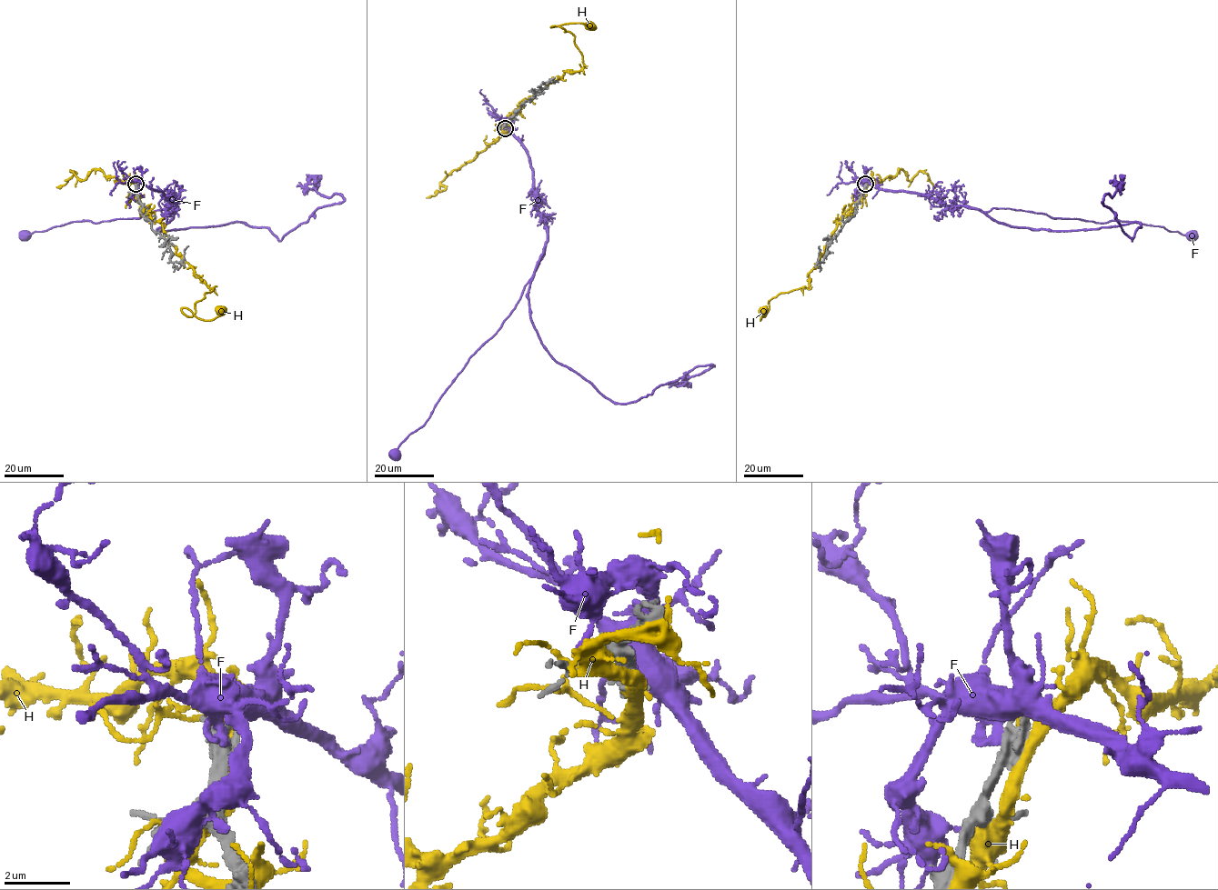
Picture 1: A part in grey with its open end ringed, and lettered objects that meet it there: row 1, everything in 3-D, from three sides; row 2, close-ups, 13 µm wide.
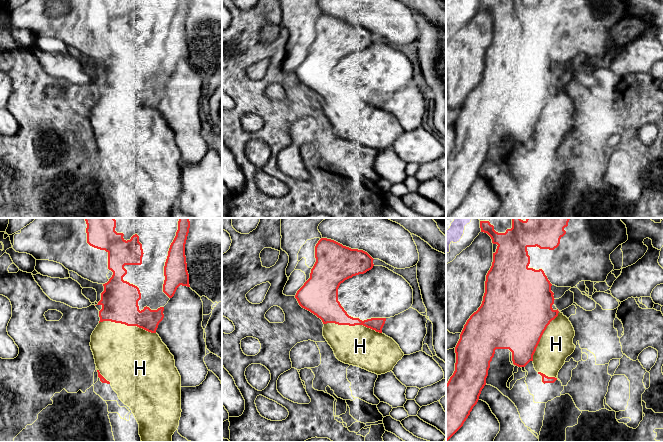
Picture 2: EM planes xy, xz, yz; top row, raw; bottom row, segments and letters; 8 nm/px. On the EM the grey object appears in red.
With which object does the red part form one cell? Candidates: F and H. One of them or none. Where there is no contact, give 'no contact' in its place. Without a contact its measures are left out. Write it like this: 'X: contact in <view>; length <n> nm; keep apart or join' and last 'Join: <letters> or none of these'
F: no contact; keep apart
H: contact in xz; length 480 nm; keep apart
Join: none of these

